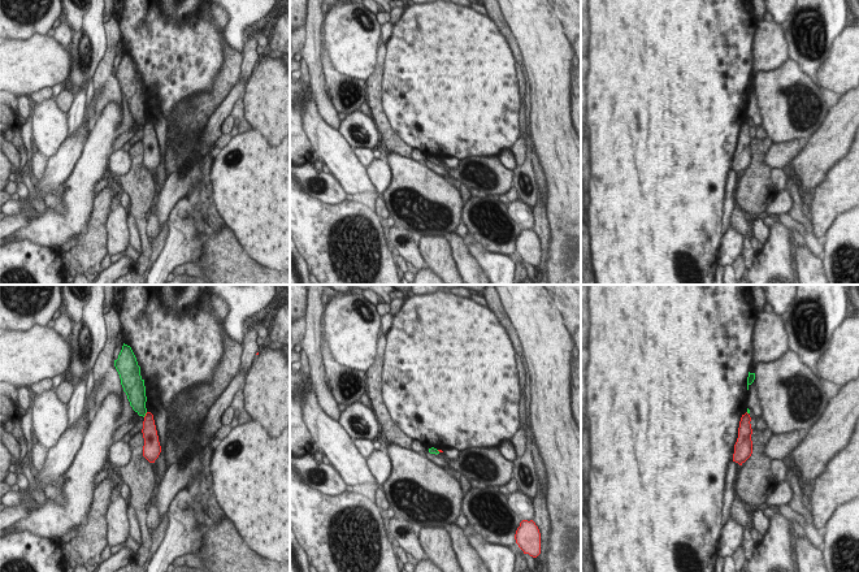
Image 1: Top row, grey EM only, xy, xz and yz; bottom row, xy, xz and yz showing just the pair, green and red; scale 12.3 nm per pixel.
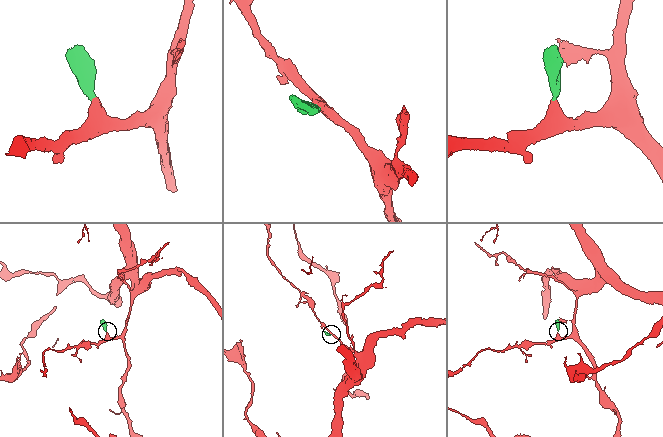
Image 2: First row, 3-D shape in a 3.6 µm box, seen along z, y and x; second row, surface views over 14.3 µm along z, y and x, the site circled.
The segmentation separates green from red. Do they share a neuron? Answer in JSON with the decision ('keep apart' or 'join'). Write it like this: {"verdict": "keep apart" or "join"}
{"verdict": "keep apart"}

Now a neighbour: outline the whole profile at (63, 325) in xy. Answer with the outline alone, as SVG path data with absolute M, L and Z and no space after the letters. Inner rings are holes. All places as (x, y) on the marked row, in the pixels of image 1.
M64 312L55 320L53 329L60 335L69 339L69 335L71 334L73 326L74 326L74 321L69 317L68 312Z

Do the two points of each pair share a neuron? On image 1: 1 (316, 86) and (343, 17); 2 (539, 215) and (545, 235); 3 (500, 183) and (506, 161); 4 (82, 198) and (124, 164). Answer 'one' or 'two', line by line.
1: two
2: one
3: two
4: two

